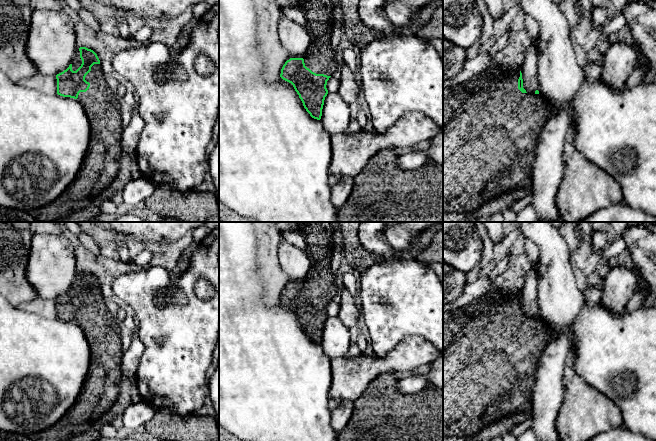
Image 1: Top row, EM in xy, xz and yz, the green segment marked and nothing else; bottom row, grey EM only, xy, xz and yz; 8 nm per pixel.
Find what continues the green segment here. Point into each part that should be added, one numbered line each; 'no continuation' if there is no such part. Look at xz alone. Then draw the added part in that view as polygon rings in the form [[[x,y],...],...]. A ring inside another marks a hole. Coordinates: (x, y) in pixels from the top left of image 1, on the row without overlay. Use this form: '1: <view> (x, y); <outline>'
1: xz (320, 281); [[[302,222],[300,232],[306,241],[305,253],[311,263],[307,276],[302,280],[289,280],[290,282],[303,282],[305,290],[316,298],[332,300],[336,294],[334,269],[331,266],[333,259],[333,231],[330,222]]]

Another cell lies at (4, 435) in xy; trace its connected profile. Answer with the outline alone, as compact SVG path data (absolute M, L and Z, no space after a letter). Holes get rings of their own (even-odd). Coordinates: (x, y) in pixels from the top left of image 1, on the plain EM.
M0 429L0 441L33 441L28 435L14 432L7 432Z

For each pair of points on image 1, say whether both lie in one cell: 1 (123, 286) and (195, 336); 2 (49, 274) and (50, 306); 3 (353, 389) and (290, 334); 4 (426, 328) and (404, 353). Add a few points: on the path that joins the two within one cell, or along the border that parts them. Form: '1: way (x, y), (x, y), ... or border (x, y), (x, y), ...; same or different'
1: way (141, 303), (160, 322), (171, 322), (177, 325); same
2: border (38, 296), (55, 300); different
3: border (331, 360), (331, 385), (327, 393); different
4: border (397, 344), (407, 336), (421, 335), (432, 345); different

